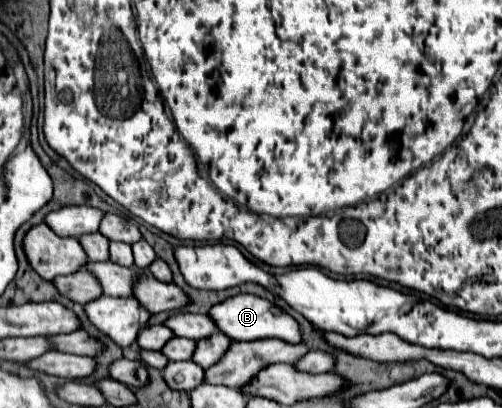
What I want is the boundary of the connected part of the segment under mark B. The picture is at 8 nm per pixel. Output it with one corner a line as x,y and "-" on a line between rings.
236,295
230,297
210,309
210,319
218,325
218,331
230,337
232,341
256,341
256,339
266,339
266,337
276,337
288,343
300,343
300,331
298,323
278,309
274,303
260,299
256,295

